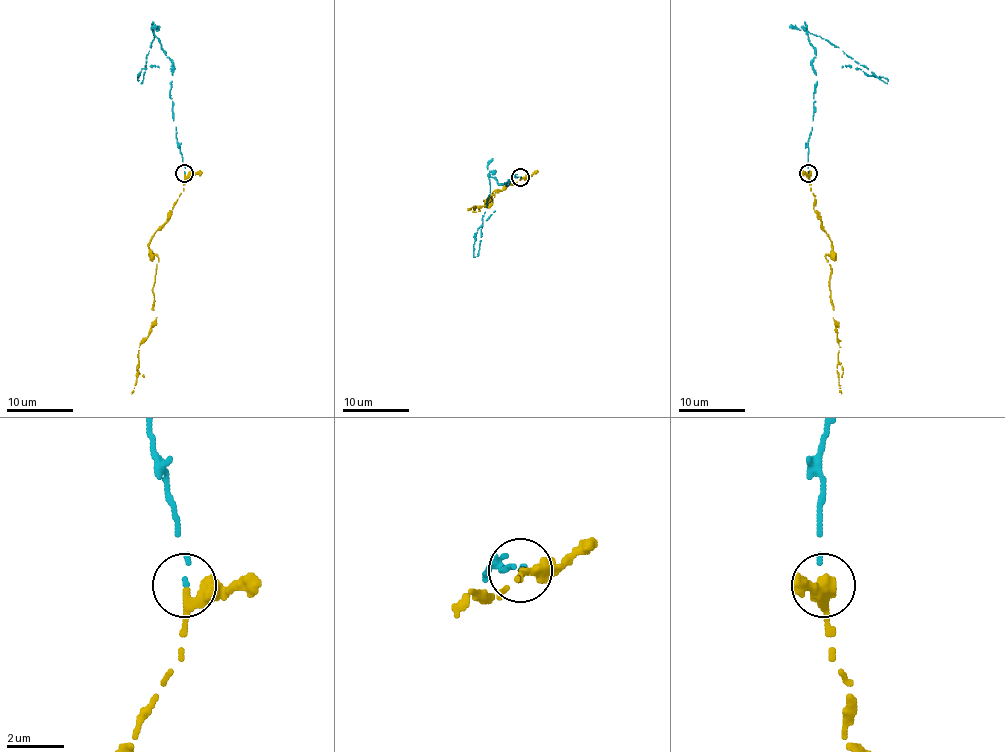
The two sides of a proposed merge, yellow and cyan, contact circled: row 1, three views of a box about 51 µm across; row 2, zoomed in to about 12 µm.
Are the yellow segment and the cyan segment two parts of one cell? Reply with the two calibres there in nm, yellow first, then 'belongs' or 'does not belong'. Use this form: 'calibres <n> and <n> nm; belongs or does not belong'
calibres 280 and 130 nm; does not belong

